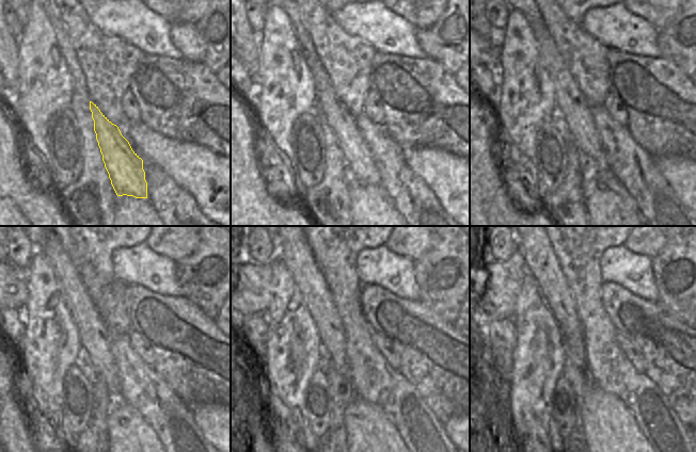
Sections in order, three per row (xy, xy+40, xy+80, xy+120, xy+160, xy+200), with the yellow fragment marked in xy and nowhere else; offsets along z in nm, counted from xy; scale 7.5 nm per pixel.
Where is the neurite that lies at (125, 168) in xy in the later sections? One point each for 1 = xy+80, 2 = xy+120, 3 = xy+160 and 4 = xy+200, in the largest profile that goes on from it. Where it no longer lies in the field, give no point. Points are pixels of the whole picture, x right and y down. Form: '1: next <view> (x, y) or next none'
1: next xy+80 (569, 99)
2: next xy+120 (93, 334)
3: next xy+160 (293, 247)
4: next xy+200 (541, 261)

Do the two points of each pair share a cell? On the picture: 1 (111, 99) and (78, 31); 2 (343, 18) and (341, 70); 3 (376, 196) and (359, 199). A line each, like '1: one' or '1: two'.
1: one
2: two
3: one

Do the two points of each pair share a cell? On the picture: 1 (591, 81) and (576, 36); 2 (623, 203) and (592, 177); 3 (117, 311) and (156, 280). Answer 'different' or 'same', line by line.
1: same
2: same
3: different

